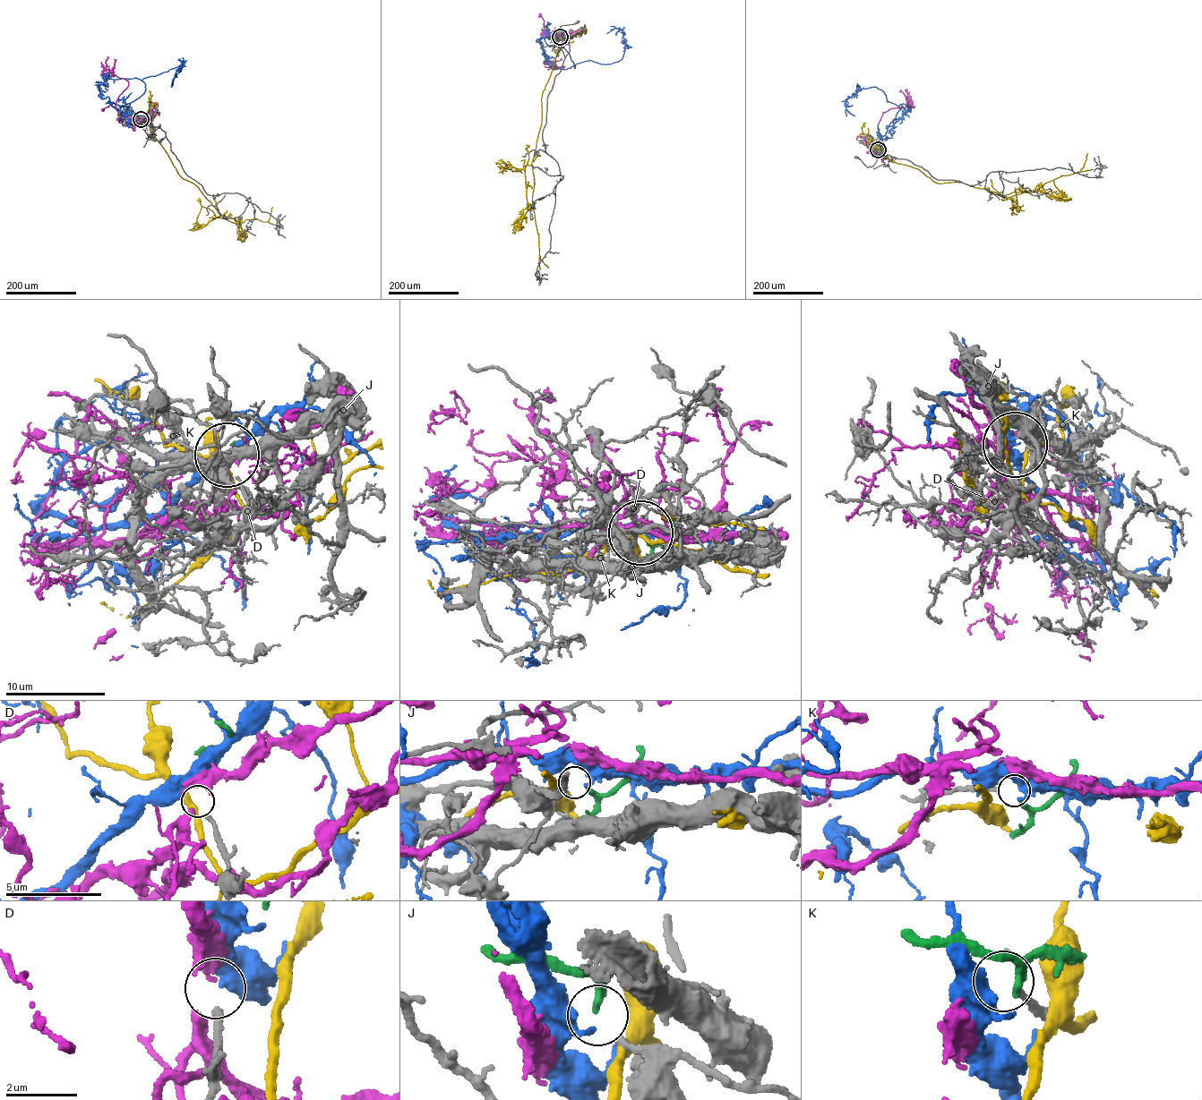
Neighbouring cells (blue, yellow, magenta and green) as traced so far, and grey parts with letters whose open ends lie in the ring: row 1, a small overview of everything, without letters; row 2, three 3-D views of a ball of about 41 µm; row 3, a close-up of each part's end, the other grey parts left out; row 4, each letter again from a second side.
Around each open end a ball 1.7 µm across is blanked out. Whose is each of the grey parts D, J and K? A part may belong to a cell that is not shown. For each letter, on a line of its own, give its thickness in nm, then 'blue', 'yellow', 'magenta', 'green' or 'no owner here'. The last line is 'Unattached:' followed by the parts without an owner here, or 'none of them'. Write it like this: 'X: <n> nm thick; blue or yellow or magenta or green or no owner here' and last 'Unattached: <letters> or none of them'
D: 220 nm thick; blue
J: 220 nm thick; green
K: 200 nm thick; no owner here
Unattached: K

